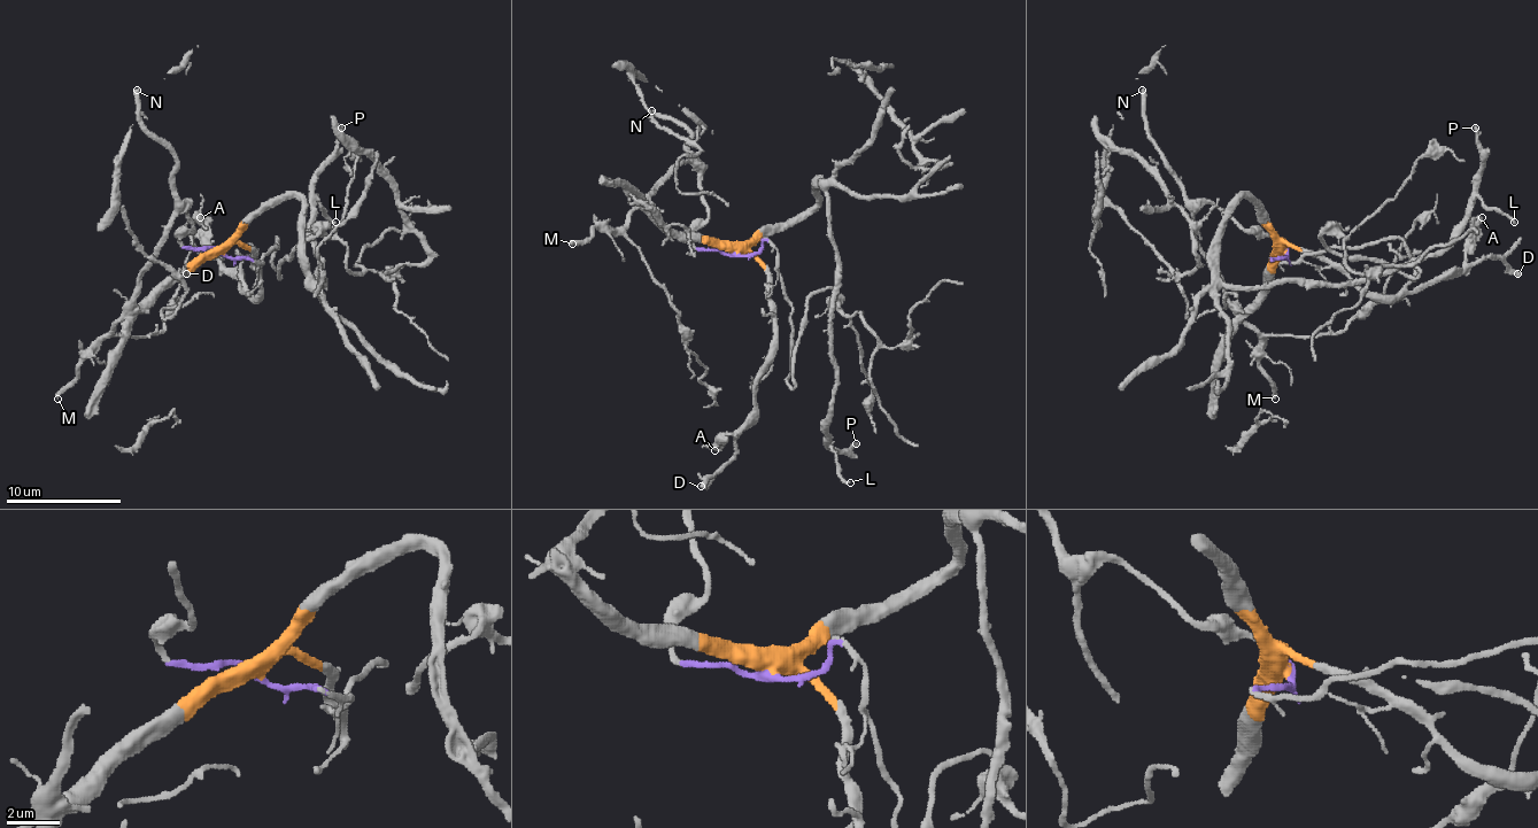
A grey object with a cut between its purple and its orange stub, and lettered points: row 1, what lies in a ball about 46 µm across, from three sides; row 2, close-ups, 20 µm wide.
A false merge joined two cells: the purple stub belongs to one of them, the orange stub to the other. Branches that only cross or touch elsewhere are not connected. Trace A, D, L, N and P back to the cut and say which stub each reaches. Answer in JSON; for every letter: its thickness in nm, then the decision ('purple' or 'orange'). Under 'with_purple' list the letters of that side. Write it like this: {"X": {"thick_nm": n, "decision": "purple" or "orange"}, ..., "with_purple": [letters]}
{"A": {"thick_nm": 360, "decision": "orange"}, "D": {"thick_nm": 300, "decision": "orange"}, "L": {"thick_nm": 200, "decision": "orange"}, "N": {"thick_nm": 340, "decision": "purple"}, "P": {"thick_nm": 260, "decision": "orange"}, "with_purple": ["N"]}

